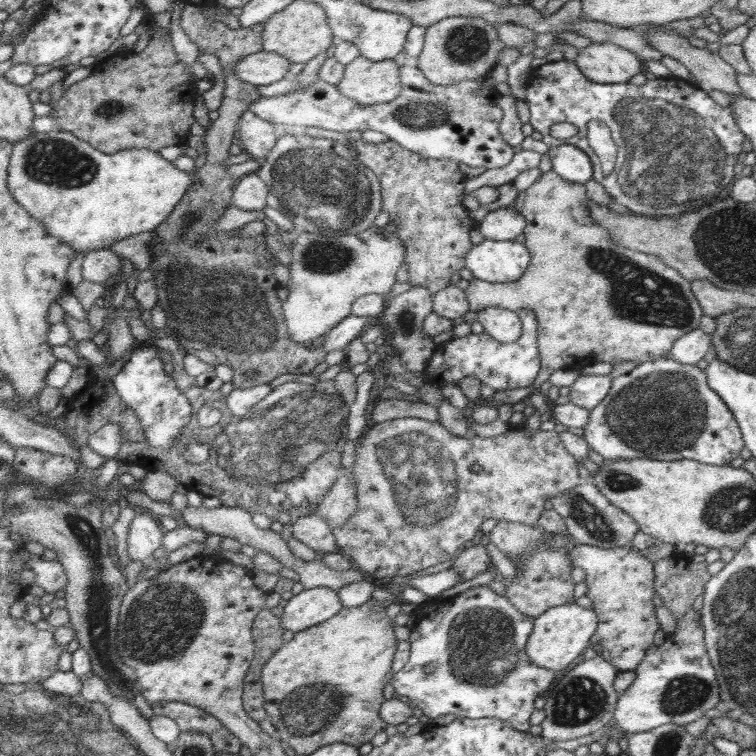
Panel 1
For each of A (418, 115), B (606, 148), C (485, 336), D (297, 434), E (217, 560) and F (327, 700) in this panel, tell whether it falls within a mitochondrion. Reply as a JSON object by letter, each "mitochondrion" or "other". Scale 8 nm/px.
{"A":"mitochondrion","B":"mitochondrion","C":"other","D":"mitochondrion","E":"other","F":"mitochondrion"}

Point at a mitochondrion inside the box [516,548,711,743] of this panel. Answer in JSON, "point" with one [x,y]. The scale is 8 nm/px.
{"point":[581,700]}

